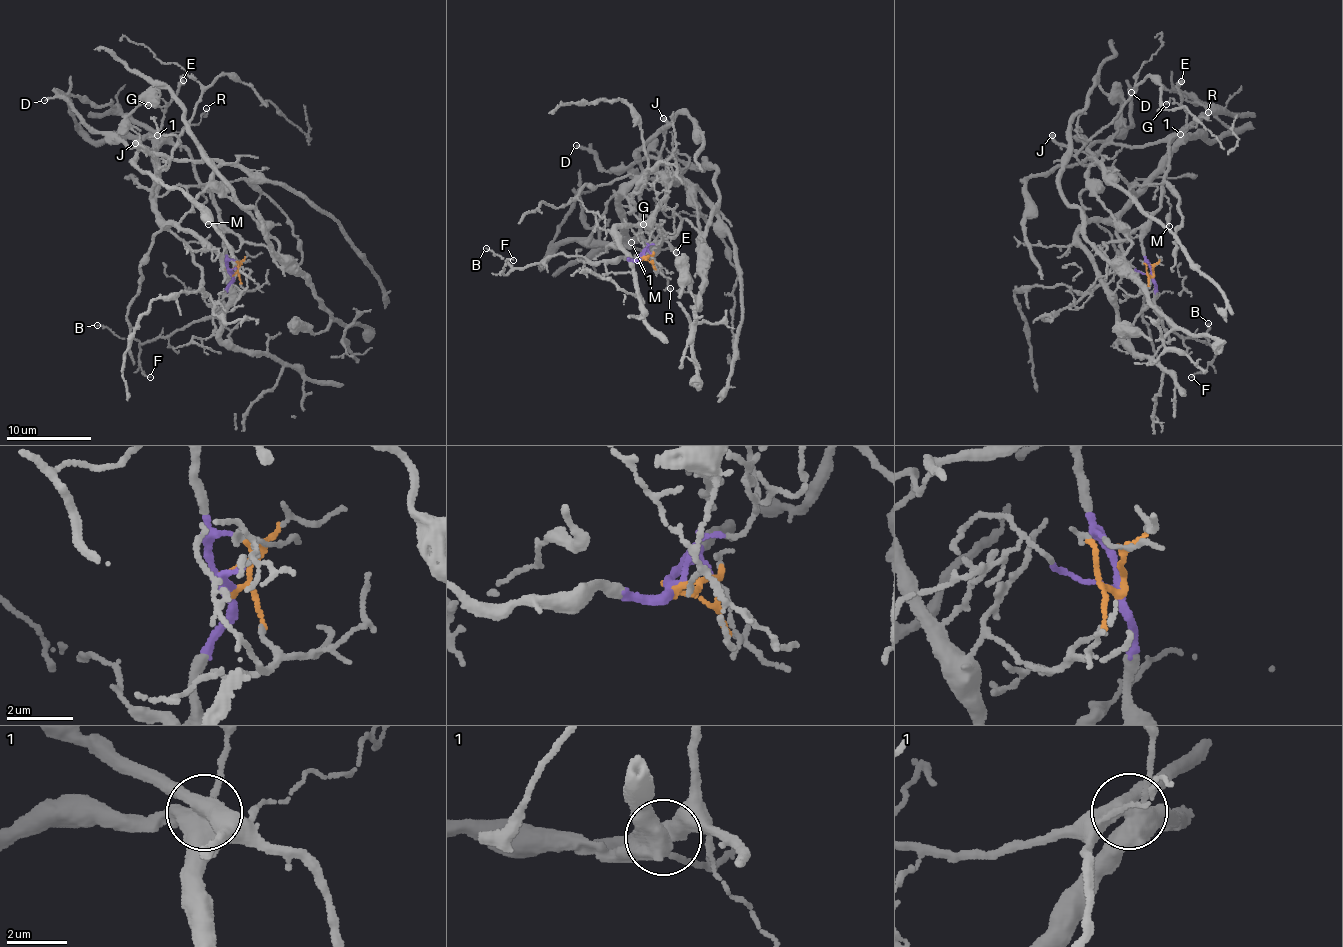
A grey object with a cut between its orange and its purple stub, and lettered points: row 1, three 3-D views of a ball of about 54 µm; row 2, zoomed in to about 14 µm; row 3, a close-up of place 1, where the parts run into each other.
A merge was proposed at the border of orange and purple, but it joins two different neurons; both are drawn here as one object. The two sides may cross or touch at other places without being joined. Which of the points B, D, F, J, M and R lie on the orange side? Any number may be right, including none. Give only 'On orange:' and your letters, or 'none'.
On orange: J

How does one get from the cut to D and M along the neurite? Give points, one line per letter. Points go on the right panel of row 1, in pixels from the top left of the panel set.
D: (1151, 274), (1143, 225), (1158, 207), (1170, 153), (1166, 141), (1102, 144), (1132, 127), (1133, 89), (1131, 93)
M: (1151, 274), (1143, 246), (1143, 225), (1158, 207), (1163, 192), (1170, 207), (1169, 226)

